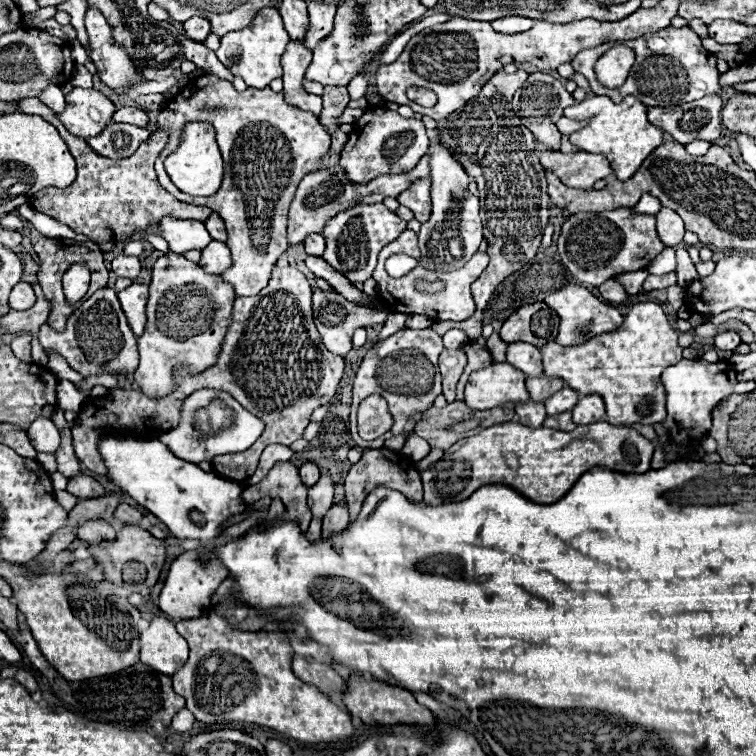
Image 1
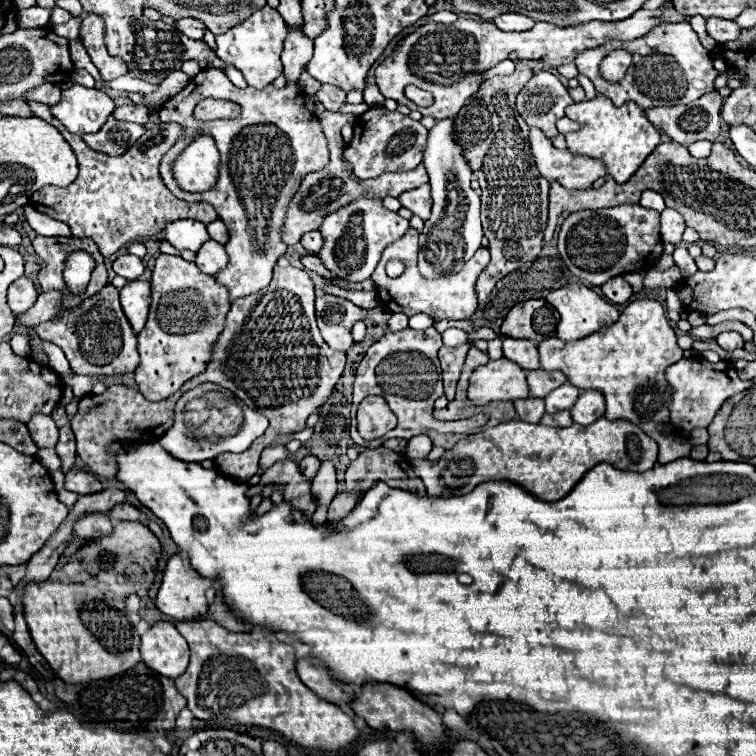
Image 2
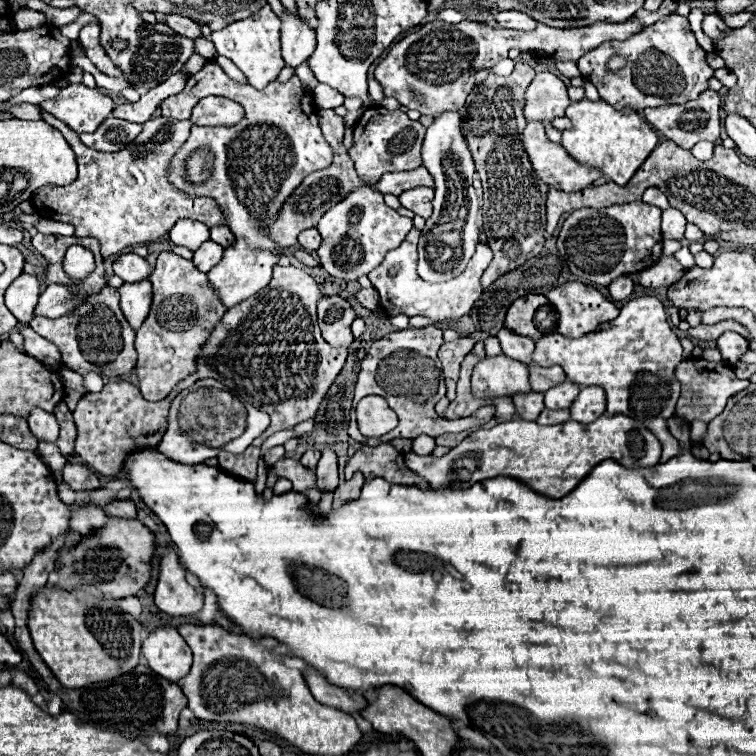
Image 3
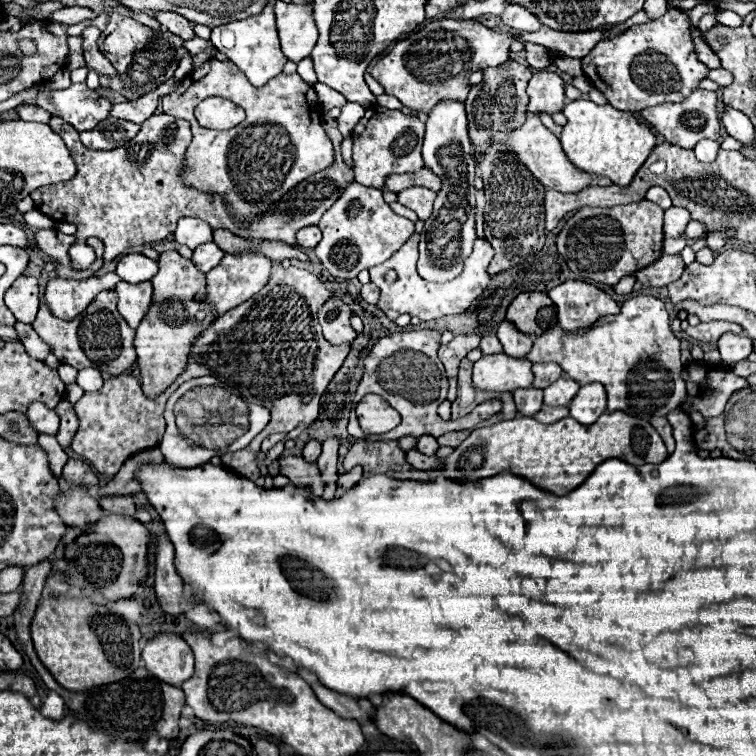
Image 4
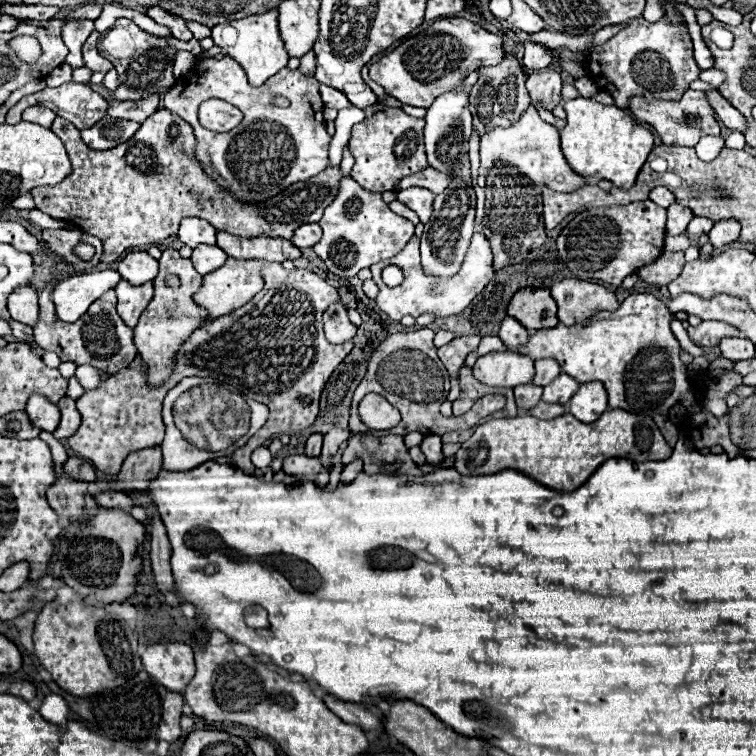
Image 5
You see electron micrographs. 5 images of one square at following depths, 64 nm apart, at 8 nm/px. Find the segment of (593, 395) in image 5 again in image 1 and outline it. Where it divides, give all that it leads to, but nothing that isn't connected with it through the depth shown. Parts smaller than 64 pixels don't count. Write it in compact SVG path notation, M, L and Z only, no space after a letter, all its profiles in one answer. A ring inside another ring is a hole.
M582 396L580 402L572 410L572 420L576 424L594 424L596 420L602 420L606 416L604 400L600 396Z

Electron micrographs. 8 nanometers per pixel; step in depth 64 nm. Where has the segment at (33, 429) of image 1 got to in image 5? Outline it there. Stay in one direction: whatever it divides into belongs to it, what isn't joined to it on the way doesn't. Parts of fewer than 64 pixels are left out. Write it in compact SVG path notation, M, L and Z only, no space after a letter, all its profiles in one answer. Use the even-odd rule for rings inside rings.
M30 396L28 404L26 404L26 412L28 418L32 420L32 424L40 426L44 432L54 432L58 428L60 422L60 410L56 404L48 402L44 396Z

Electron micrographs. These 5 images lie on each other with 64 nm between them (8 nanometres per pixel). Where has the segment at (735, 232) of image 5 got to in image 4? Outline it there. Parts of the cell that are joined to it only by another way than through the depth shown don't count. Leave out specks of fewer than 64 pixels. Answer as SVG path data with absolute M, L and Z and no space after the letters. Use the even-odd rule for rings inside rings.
M730 230L712 232L712 234L708 234L708 238L706 238L706 246L708 246L712 252L716 252L716 250L720 250L720 248L726 244L728 238L730 238Z

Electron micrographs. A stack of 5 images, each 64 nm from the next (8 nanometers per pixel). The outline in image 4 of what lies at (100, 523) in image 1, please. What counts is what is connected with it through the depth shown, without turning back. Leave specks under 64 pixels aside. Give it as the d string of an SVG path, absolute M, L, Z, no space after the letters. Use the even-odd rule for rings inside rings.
M72 486L68 494L60 494L56 498L56 508L68 526L88 528L88 524L96 524L104 510L98 506L98 500L86 494L86 488Z

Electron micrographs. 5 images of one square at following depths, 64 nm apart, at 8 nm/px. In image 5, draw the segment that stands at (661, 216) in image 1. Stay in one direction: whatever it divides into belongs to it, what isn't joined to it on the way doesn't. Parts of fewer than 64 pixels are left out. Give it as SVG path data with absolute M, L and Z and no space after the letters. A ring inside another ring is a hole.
M672 204L668 208L668 220L666 220L666 234L668 236L678 236L682 232L686 232L688 222L694 218L694 214L690 212L690 208L680 206L680 204Z

